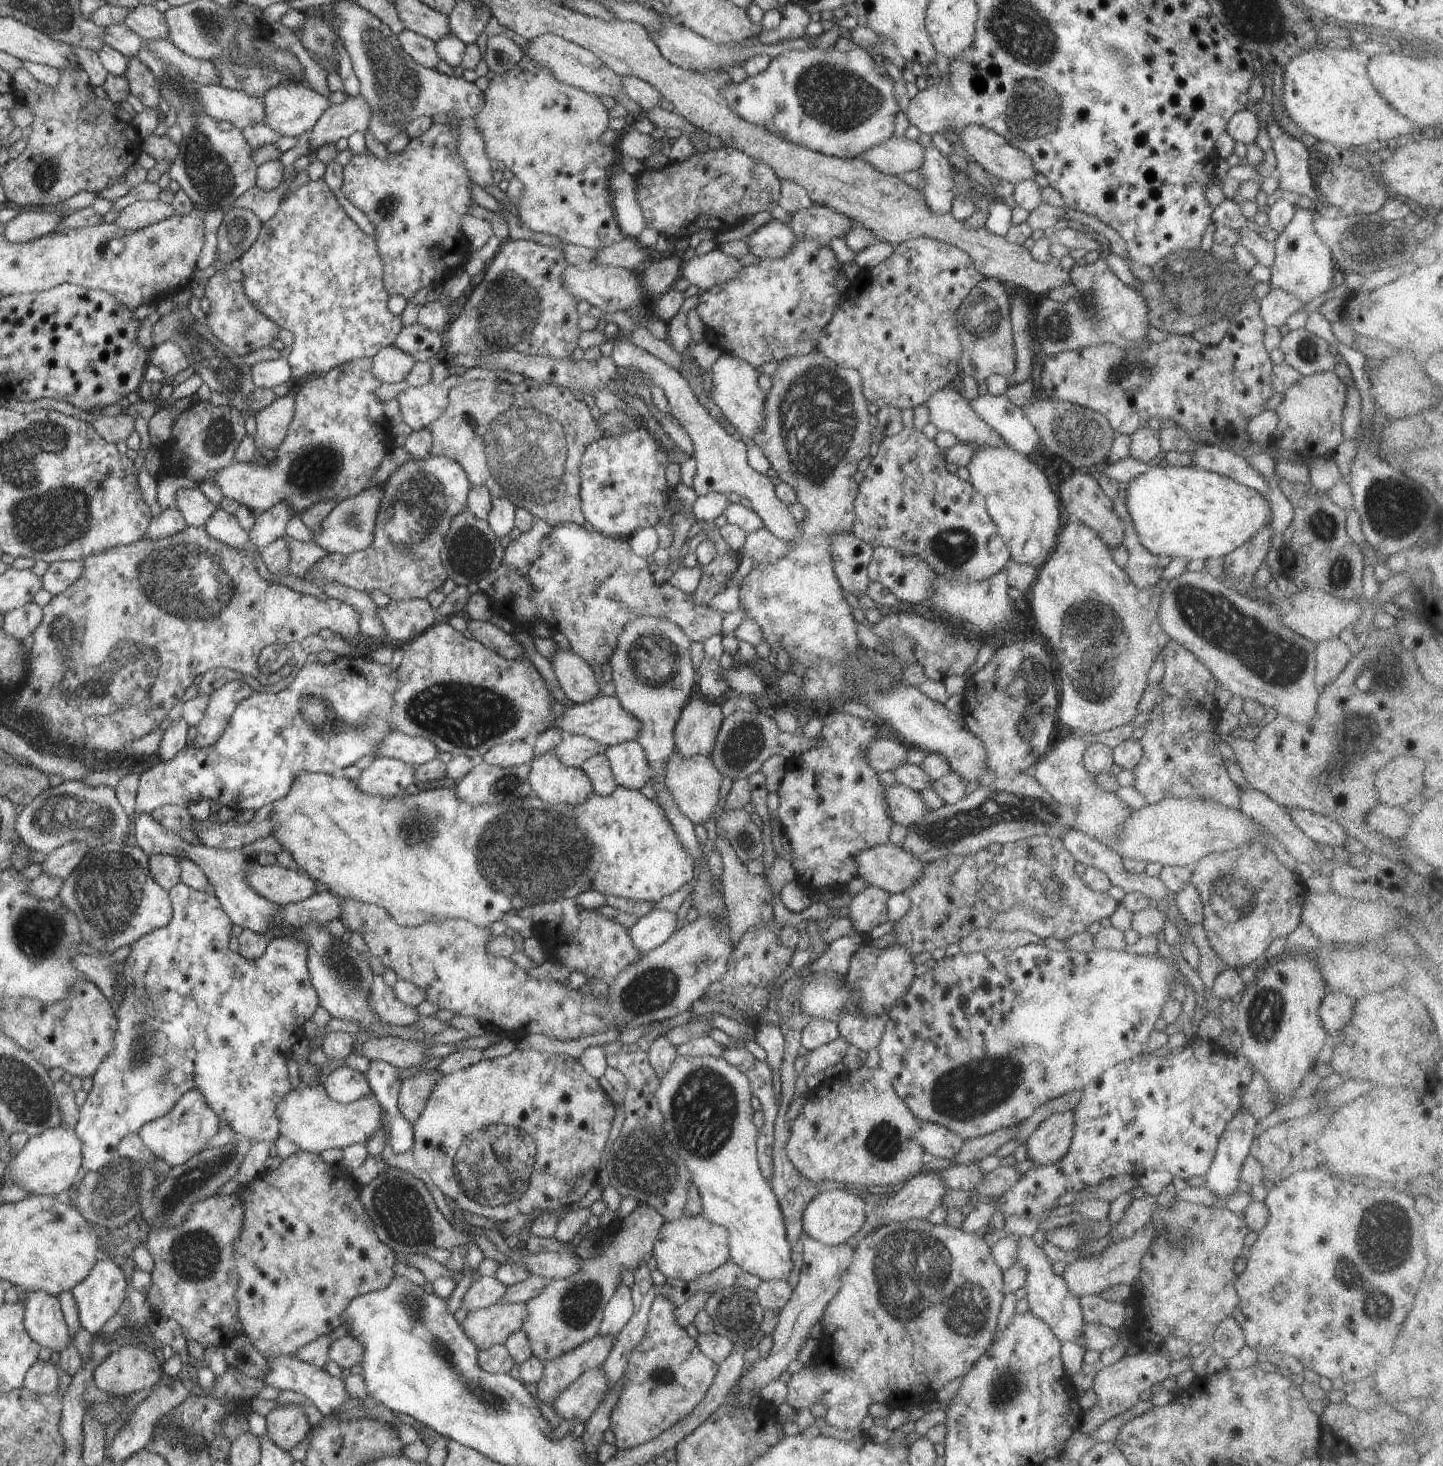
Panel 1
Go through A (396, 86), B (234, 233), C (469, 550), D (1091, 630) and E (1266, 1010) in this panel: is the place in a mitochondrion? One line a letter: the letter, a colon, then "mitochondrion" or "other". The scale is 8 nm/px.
A: mitochondrion
B: mitochondrion
C: mitochondrion
D: mitochondrion
E: mitochondrion

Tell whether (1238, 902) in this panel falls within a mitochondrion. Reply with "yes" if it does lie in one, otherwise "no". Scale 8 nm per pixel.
yes

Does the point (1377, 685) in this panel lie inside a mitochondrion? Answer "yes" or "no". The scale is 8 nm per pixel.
yes

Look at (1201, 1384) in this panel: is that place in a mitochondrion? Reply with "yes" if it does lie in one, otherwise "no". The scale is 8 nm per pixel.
no

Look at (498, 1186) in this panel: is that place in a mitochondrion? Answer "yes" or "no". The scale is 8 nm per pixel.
yes

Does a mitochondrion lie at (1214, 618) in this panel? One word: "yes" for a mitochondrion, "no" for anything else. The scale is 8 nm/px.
yes

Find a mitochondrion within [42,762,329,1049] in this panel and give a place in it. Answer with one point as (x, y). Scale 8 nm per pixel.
(111, 891)

